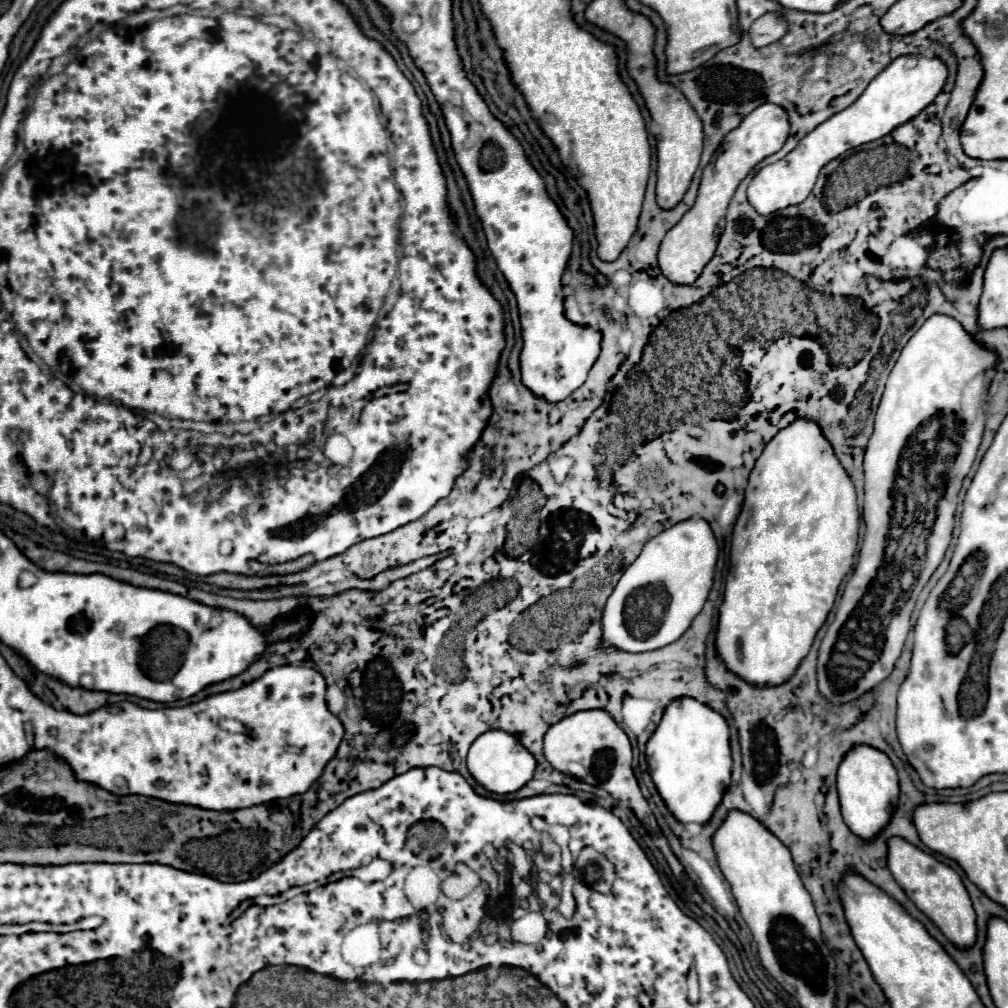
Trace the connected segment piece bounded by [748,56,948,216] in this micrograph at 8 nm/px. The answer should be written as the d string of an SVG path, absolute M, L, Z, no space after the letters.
M902 56L896 58L868 84L868 88L852 106L834 114L820 126L816 126L810 134L806 134L798 142L798 146L786 158L760 168L760 172L752 178L748 186L748 202L754 206L756 212L764 216L788 208L792 204L804 202L818 180L820 170L830 160L834 160L836 156L844 154L854 146L878 140L890 134L894 128L918 116L942 92L946 78L948 78L948 66L938 56L932 58L918 56L918 64L914 68L906 68Z

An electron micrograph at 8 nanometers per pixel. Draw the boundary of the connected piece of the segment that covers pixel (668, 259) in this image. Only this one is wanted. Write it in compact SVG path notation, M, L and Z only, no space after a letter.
M762 104L752 110L742 124L732 130L724 142L720 144L718 152L710 160L710 164L702 172L702 182L698 188L696 204L682 216L682 220L668 230L660 244L658 264L662 274L674 284L692 284L710 262L716 252L718 240L726 226L726 208L738 188L738 184L748 176L748 172L766 156L778 152L790 132L788 114L778 104Z

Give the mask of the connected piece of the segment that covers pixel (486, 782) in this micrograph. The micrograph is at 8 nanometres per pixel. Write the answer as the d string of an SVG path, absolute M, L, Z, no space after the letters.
M484 732L472 742L468 752L468 770L470 774L488 790L496 794L510 794L520 790L526 782L532 780L536 770L534 756L516 740L516 736L508 736L508 732Z

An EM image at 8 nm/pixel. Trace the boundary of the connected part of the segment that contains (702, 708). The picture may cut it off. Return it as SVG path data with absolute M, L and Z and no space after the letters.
M684 696L672 700L664 710L662 722L646 744L646 760L648 772L668 810L682 824L704 824L710 820L730 784L732 754L728 722L720 712L694 698Z

